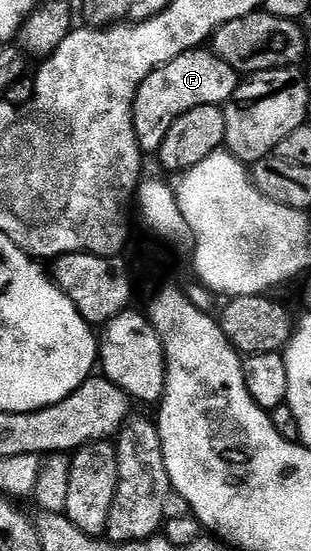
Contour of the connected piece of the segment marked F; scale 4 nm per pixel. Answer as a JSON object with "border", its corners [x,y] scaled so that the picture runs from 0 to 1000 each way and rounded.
{"border":[[[637,85],[550,107],[550,114],[518,118],[447,158],[428,181],[428,229],[457,279],[492,281],[524,260],[524,245],[614,194],[656,191],[720,192],[762,163],[768,134],[695,96],[659,85]]]}

